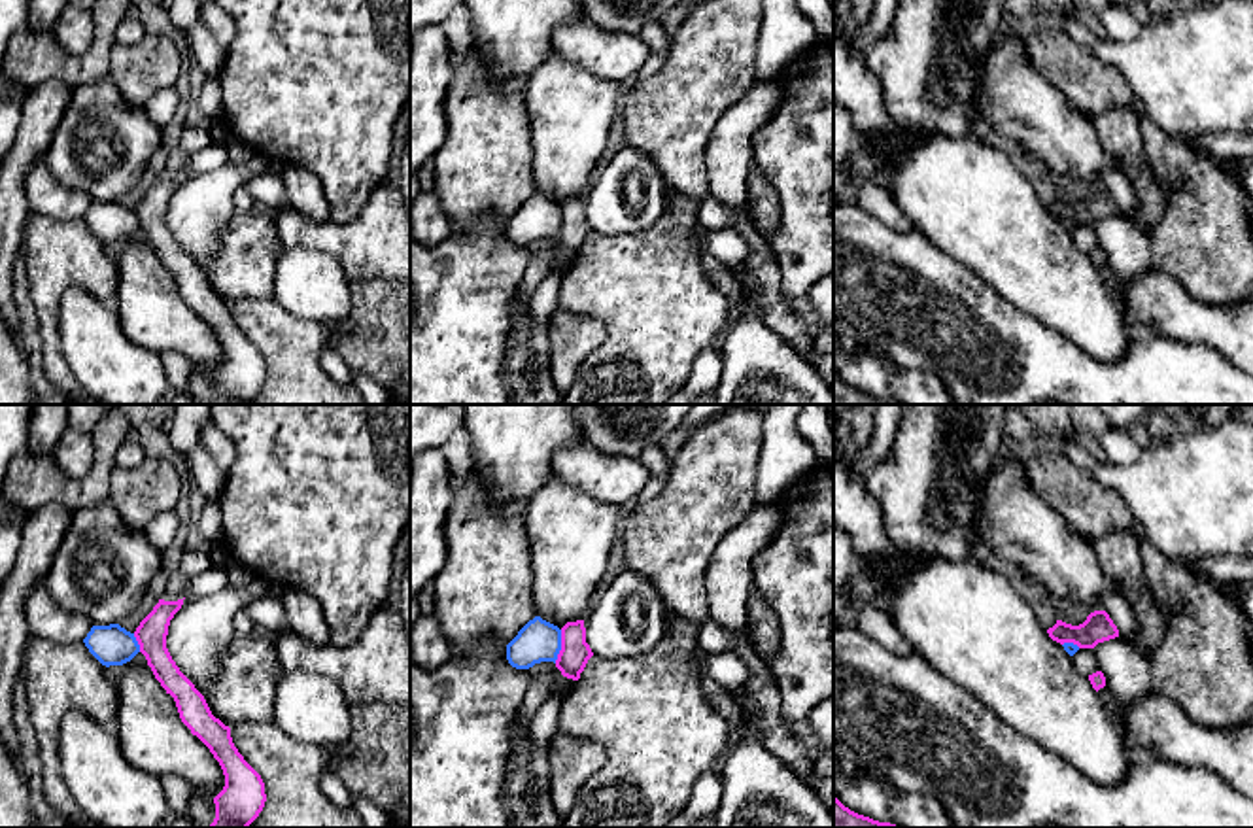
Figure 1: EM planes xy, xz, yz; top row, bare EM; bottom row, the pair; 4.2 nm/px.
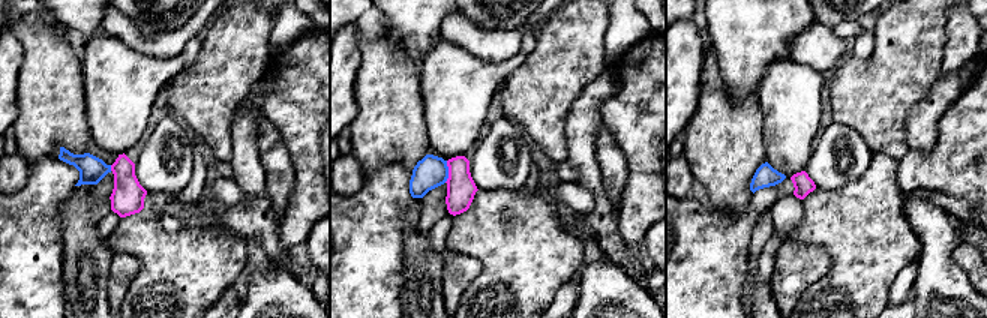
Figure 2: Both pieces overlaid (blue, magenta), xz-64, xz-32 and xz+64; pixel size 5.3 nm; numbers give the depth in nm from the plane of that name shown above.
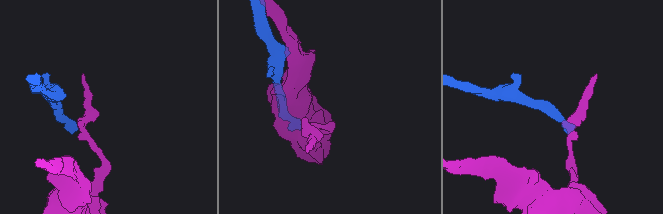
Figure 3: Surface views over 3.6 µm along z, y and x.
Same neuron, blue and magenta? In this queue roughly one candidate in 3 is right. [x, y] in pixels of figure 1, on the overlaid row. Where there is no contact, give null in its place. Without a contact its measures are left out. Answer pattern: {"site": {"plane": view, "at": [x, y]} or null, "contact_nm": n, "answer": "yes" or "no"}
{"site": {"plane": "xz", "at": [560, 647]}, "contact_nm": 150, "answer": "no"}

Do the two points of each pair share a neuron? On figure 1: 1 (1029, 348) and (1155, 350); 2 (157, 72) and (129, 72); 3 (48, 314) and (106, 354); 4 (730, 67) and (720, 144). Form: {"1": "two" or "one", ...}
{"1": "one", "2": "one", "3": "two", "4": "two"}

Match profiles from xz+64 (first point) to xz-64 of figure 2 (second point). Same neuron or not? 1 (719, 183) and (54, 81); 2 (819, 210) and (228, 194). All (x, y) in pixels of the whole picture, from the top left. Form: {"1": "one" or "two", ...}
{"1": "one", "2": "two"}

